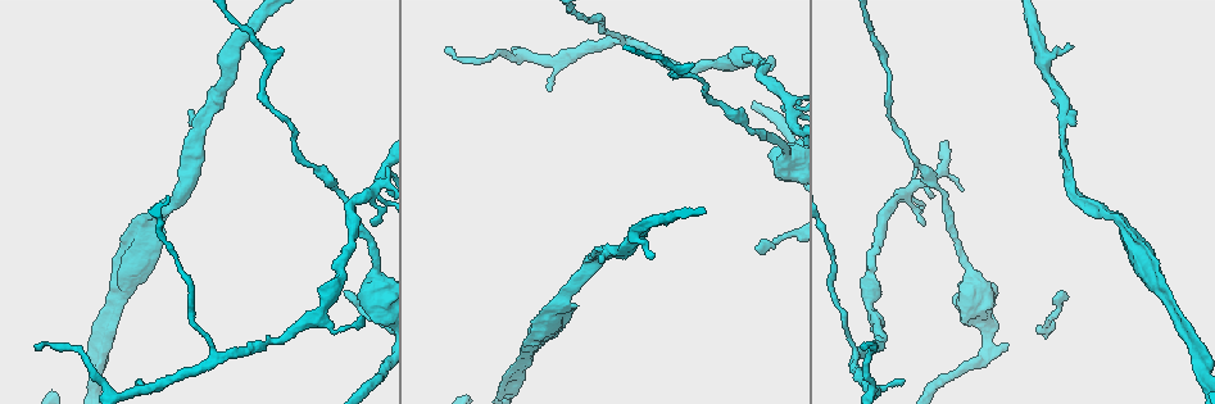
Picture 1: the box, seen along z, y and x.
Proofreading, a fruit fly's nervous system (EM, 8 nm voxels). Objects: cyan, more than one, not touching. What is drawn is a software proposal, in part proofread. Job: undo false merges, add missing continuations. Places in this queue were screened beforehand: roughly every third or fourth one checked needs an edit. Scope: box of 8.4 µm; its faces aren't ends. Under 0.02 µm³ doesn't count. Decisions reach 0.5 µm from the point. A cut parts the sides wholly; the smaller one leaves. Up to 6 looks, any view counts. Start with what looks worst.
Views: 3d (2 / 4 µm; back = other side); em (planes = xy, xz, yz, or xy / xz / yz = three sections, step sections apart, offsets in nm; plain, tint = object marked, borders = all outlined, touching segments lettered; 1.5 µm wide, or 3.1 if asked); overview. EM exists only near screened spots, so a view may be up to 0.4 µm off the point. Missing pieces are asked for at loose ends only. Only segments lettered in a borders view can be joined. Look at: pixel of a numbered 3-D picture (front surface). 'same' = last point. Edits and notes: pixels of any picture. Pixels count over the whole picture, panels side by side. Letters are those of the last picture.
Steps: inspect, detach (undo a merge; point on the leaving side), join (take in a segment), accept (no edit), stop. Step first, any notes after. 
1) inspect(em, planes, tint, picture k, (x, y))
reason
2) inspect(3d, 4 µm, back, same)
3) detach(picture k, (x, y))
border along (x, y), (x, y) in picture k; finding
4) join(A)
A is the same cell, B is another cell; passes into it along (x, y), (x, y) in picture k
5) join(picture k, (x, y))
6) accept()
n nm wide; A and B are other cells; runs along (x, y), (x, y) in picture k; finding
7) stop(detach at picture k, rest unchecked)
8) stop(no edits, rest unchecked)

inspect(em, planes, borders, picture 1, (377, 185))
sharp bend

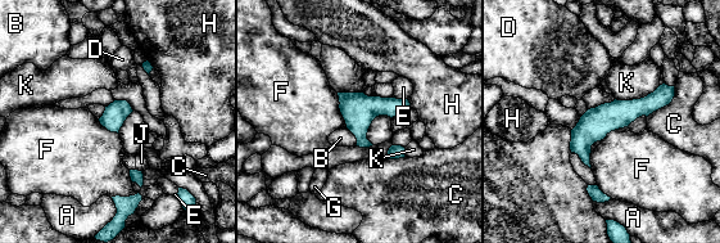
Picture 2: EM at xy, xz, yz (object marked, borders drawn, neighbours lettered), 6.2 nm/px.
accept()
K touches over 300 nm; A, B, C, D, E, F, G, H, J and K are other cells; all the same neuron

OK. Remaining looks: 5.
inspect(3d, 2 µm, picture 1, (1069, 46))
free end

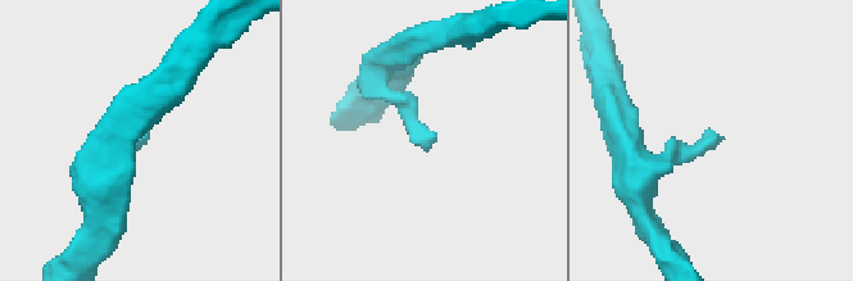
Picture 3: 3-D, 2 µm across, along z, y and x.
inspect(em, xy, step 8, tint, picture 3, (715, 134))
need the tissue

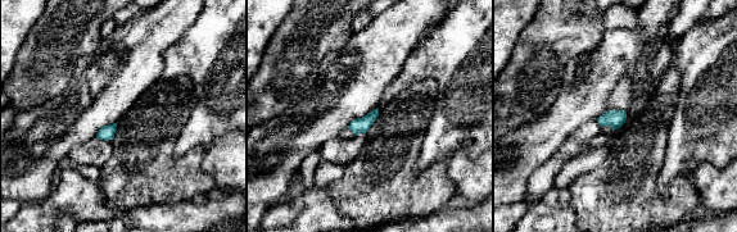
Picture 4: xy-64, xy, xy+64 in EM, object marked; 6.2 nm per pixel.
inspect(em, planes, borders, same)
another direction

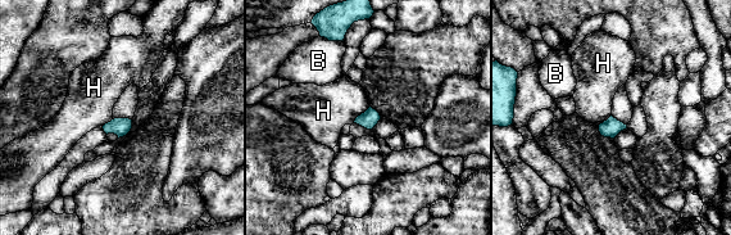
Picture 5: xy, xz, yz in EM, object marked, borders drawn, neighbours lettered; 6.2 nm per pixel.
accept()
H touches over 160 nm; B and H are other cells; border along (369, 105), (353, 122) in picture 5; no lettered segment goes on from it

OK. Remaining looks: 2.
inspect(em, xz, step 4, borders, picture 1, (362, 317))
an open end

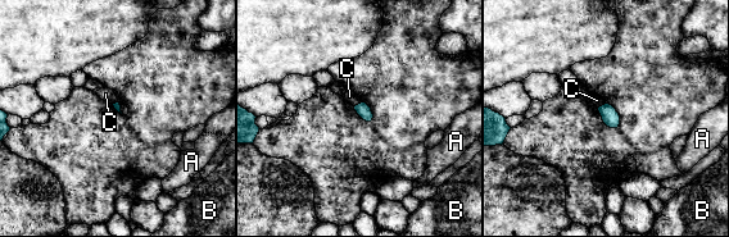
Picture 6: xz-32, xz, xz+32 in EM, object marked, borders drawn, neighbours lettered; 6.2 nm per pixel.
accept()
A, B and C are other cells; none of them fits

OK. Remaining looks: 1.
stop(no edits, rest unchecked)

